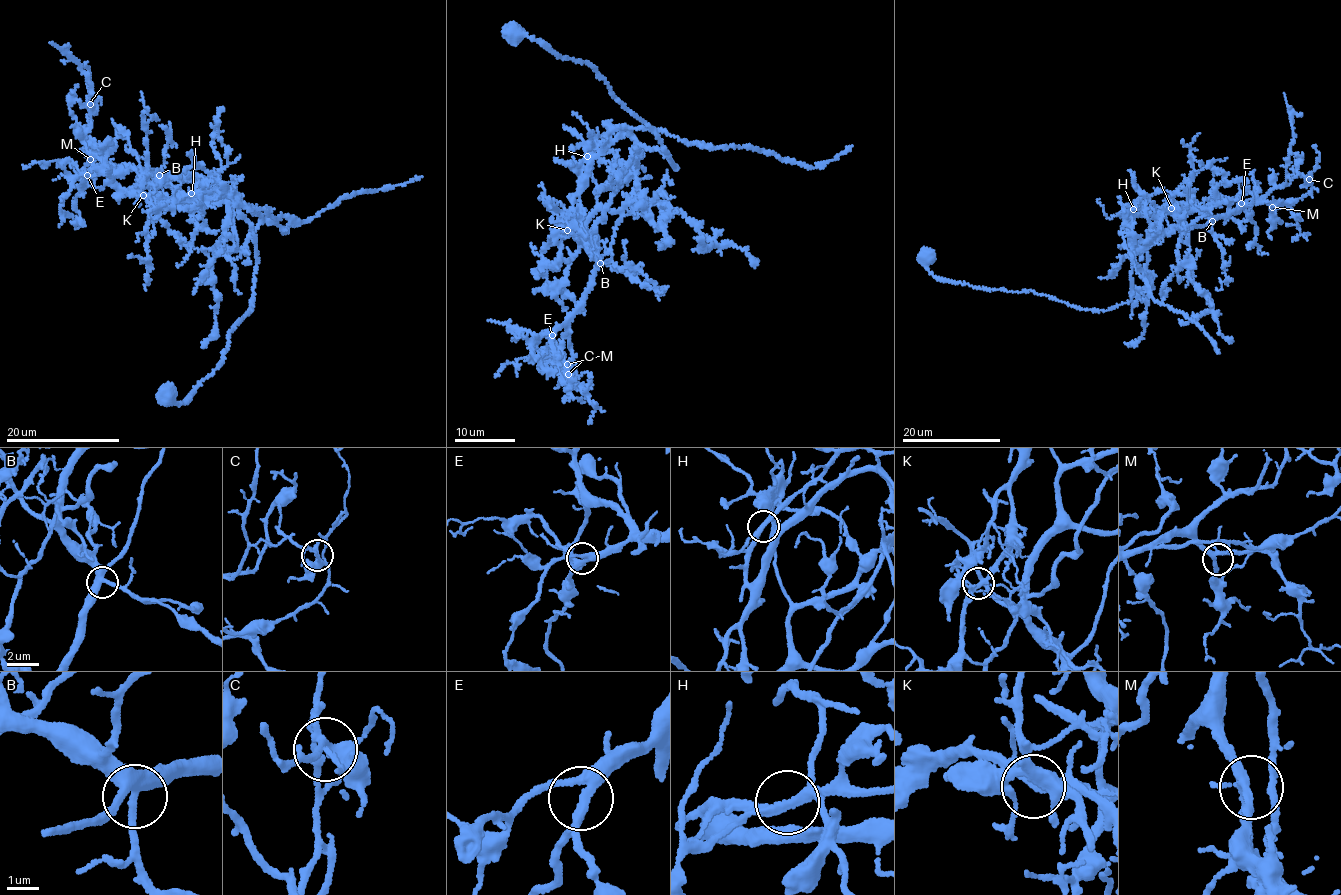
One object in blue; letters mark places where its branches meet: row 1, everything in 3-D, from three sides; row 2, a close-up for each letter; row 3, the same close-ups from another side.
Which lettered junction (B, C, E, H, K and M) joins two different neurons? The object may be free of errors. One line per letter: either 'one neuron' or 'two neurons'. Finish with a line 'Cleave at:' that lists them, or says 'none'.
B: one neuron
C: one neuron
E: one neuron
H: two neurons
K: one neuron
M: one neuron
Cleave at: H

